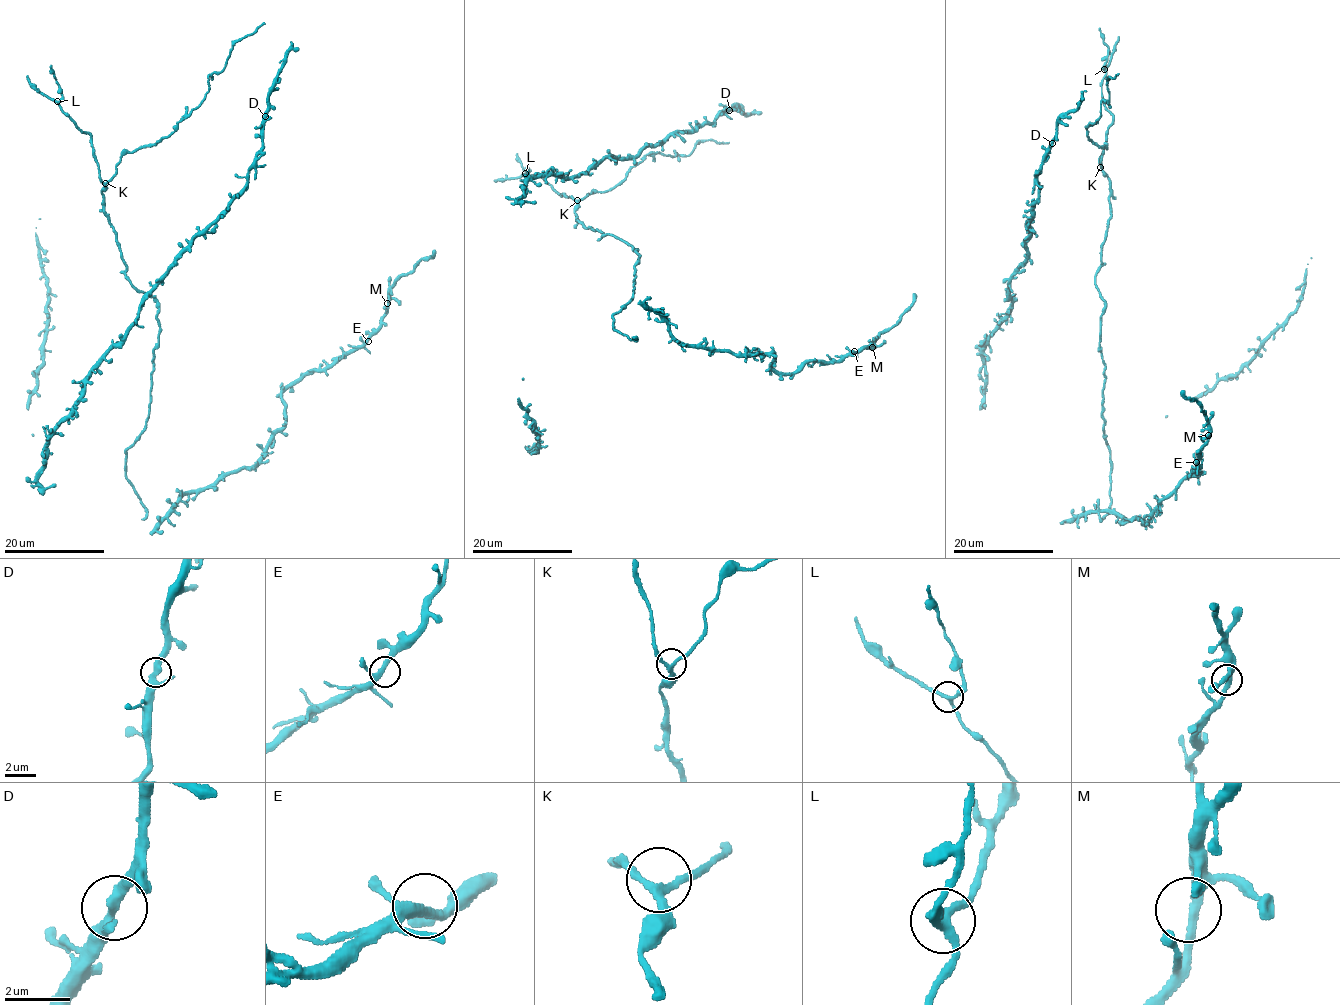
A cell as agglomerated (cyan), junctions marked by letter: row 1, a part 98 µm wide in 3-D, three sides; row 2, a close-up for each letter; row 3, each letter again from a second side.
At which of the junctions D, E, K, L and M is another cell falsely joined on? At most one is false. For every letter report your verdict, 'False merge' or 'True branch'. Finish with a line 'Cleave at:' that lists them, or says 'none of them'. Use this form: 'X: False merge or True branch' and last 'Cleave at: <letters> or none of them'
D: True branch
E: True branch
K: True branch
L: True branch
M: True branch
Cleave at: none of them

